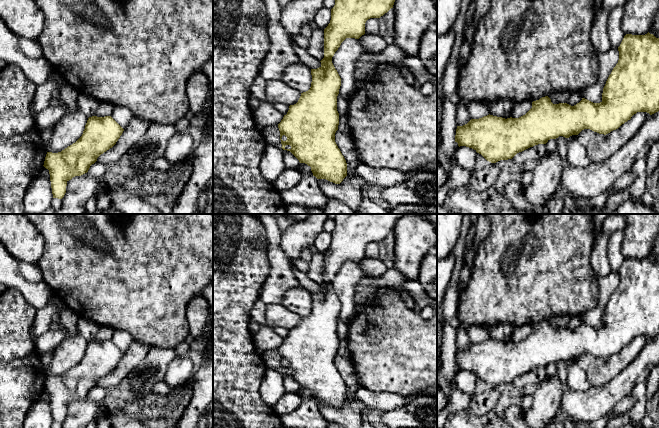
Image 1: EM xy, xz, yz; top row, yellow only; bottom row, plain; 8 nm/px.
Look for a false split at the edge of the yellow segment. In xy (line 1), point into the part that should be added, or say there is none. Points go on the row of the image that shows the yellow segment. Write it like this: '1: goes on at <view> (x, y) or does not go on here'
1: does not go on here

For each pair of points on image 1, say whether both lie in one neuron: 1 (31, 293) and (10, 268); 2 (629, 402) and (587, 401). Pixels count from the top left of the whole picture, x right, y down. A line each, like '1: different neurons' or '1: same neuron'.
1: same neuron
2: different neurons

